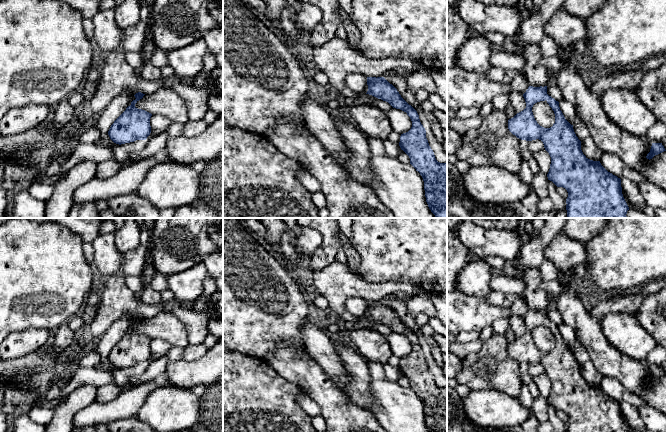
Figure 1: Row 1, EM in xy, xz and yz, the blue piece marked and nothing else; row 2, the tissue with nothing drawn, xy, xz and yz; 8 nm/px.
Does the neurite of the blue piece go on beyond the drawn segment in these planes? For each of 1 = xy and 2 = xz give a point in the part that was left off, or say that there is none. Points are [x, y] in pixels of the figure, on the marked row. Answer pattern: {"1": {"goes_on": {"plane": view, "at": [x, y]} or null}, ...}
{"1": {"goes_on": null}, "2": {"goes_on": null}}

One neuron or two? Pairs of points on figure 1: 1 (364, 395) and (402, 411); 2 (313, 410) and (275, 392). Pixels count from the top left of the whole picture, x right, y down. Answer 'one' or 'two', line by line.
1: two
2: two

